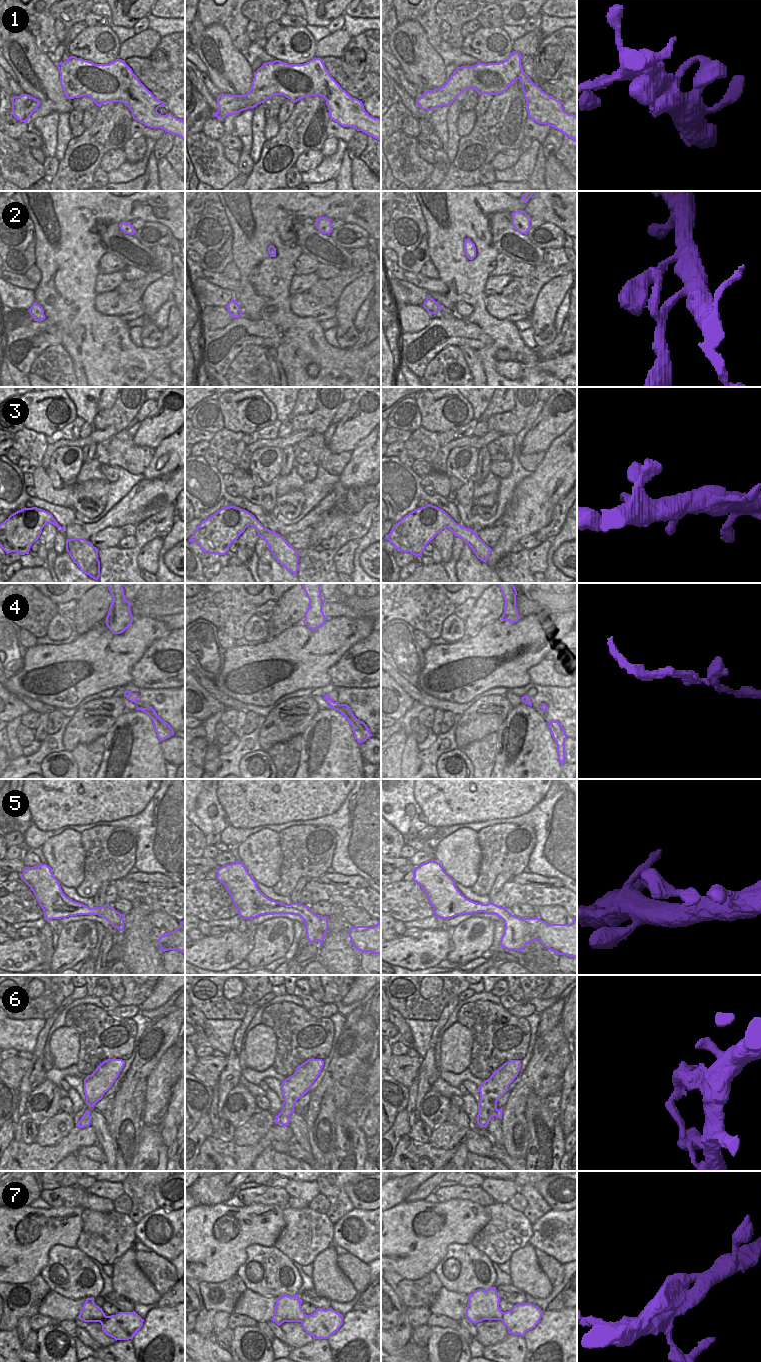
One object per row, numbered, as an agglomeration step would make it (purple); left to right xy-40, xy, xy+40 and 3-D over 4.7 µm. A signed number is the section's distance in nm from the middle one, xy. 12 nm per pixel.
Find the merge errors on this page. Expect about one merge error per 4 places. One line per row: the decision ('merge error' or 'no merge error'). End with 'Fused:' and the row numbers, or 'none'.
1: no merge error
2: no merge error
3: no merge error
4: no merge error
5: no merge error
6: merge error
7: no merge error
Fused: 6

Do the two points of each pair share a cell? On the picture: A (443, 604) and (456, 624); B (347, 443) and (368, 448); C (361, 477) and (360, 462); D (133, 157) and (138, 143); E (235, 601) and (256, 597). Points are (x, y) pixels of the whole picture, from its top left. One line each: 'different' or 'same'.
A: different
B: different
C: same
D: same
E: different

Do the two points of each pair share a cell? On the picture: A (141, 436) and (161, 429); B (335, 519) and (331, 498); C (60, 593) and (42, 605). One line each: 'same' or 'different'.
A: same
B: different
C: different

